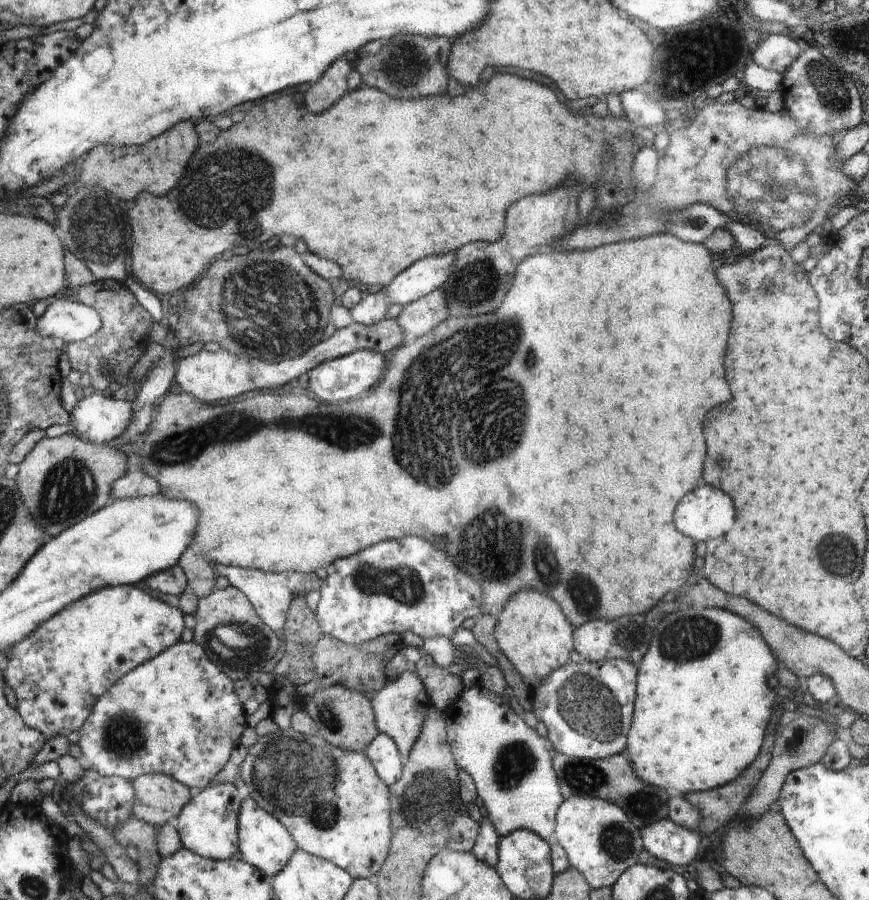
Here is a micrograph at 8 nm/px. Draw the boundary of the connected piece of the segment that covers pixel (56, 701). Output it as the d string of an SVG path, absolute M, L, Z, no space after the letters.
M137 585L106 587L105 589L96 591L90 596L84 597L82 600L78 600L78 602L71 604L66 610L60 612L58 616L54 616L52 620L48 620L44 626L40 626L40 628L38 628L32 636L28 636L24 642L20 642L12 651L13 655L11 656L11 660L5 665L6 680L8 685L13 688L17 695L20 714L22 714L25 721L32 728L43 732L48 739L58 738L58 736L68 736L68 734L72 734L72 732L76 732L76 730L81 731L88 722L88 718L90 718L92 711L95 710L96 704L99 703L99 700L102 699L107 692L112 690L112 687L114 687L115 684L118 684L125 676L128 676L130 672L135 671L140 665L154 660L171 646L182 641L182 634L184 634L184 630L186 630L185 616L185 612L179 606L170 606L170 604L165 601L154 598L154 596L148 594L148 592L144 592L144 590L138 588Z

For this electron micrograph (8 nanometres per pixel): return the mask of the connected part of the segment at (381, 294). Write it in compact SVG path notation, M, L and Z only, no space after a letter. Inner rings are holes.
M370 290L364 293L354 308L349 308L350 316L354 323L366 324L366 326L378 324L386 318L390 306L391 303L386 298L386 290Z

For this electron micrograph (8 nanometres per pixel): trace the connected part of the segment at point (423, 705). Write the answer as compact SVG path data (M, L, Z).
M410 671L403 672L396 680L388 682L382 691L370 696L374 706L375 724L379 732L392 737L399 747L399 752L404 760L411 754L412 747L419 739L422 732L422 724L426 720L426 712L430 706L430 696L424 692L423 681L419 676Z

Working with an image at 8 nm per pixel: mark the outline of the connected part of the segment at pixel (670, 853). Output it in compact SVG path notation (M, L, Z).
M668 818L648 824L642 830L644 848L672 866L686 867L700 850L700 834Z

